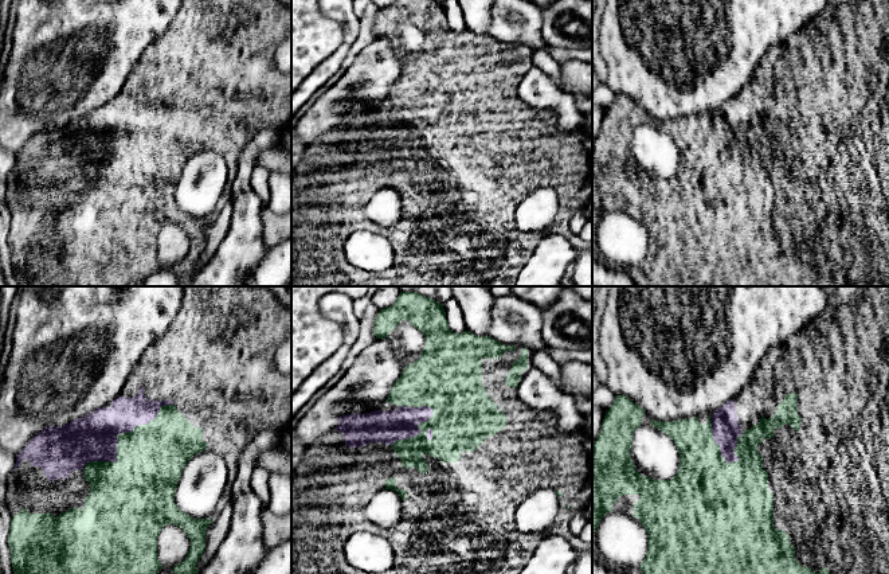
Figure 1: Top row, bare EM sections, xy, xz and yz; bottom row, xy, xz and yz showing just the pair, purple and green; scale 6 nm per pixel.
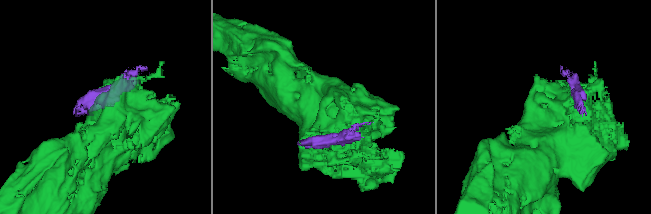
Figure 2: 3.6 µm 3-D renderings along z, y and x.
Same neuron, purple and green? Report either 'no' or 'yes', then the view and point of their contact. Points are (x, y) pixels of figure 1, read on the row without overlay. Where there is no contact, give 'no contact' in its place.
yes; contact xy (116, 135)

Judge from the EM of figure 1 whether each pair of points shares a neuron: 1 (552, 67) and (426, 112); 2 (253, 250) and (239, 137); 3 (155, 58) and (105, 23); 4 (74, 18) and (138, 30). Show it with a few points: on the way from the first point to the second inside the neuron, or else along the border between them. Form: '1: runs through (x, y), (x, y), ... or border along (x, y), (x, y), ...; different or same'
1: border along (529, 58), (533, 65); different
2: border along (259, 125), (242, 145), (237, 172); different
3: border along (167, 28), (144, 51), (126, 77); different
4: runs through (90, 18), (122, 18); same

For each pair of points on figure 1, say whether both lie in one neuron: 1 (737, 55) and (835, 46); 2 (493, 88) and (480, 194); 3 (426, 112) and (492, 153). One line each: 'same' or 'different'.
1: different
2: same
3: same

